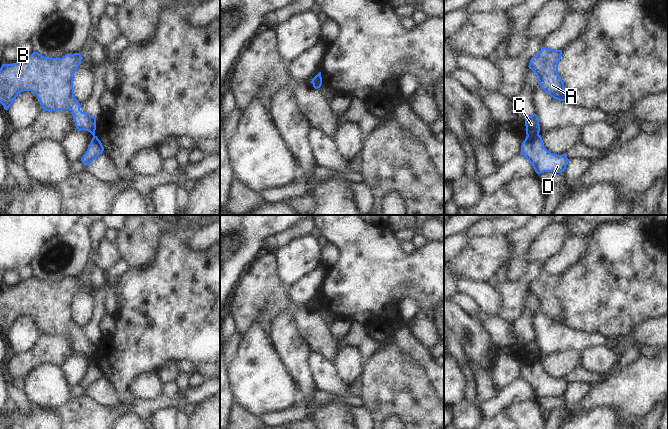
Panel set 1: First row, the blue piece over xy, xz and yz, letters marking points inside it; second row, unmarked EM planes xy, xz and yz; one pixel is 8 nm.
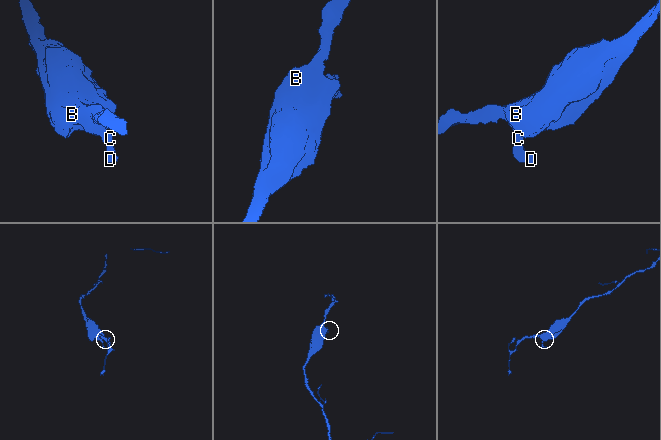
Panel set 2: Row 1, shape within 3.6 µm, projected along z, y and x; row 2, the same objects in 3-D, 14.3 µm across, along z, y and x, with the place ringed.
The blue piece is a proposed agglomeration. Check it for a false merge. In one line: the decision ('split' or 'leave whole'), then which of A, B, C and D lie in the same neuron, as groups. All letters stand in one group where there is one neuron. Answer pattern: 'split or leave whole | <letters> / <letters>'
split | A B C / D

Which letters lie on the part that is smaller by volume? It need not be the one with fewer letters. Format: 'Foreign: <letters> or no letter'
Foreign: D

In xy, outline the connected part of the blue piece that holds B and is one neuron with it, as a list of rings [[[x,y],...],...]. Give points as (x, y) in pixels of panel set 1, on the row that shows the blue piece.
[[[38,52],[13,64],[2,64],[0,68],[0,103],[7,110],[19,93],[31,91],[36,94],[43,111],[69,110],[72,112],[76,129],[85,130],[95,136],[96,117],[82,112],[81,104],[74,96],[74,74],[81,63],[81,54],[66,54],[62,58],[47,58]]]

